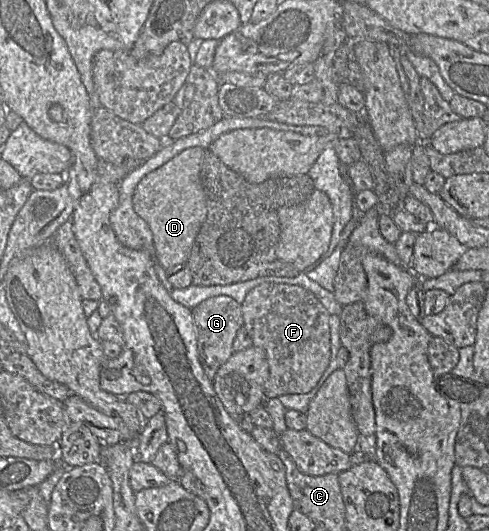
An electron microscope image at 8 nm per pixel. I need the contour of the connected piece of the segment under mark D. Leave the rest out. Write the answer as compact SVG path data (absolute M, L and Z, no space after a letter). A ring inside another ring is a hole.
M205 149L183 150L137 184L133 198L134 211L149 225L156 259L164 270L186 263L194 240L207 215L200 170Z

